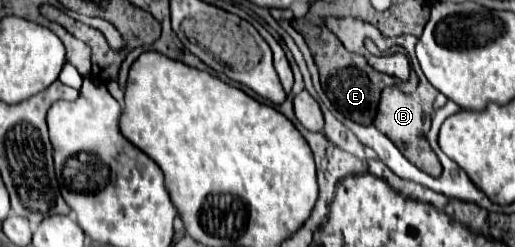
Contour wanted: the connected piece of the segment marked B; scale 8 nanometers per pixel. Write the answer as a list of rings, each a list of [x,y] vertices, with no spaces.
[[[416,61],[416,75],[420,79],[418,87],[414,93],[406,95],[402,93],[398,87],[388,87],[382,91],[382,99],[380,99],[380,105],[378,105],[378,115],[374,119],[374,125],[402,151],[402,155],[412,161],[418,169],[426,171],[428,175],[432,177],[438,177],[442,173],[442,165],[436,157],[436,153],[432,151],[426,135],[430,131],[430,117],[432,117],[432,103],[438,95],[438,89],[434,89],[428,79],[424,77],[424,73],[420,71],[418,67],[418,61]]]

